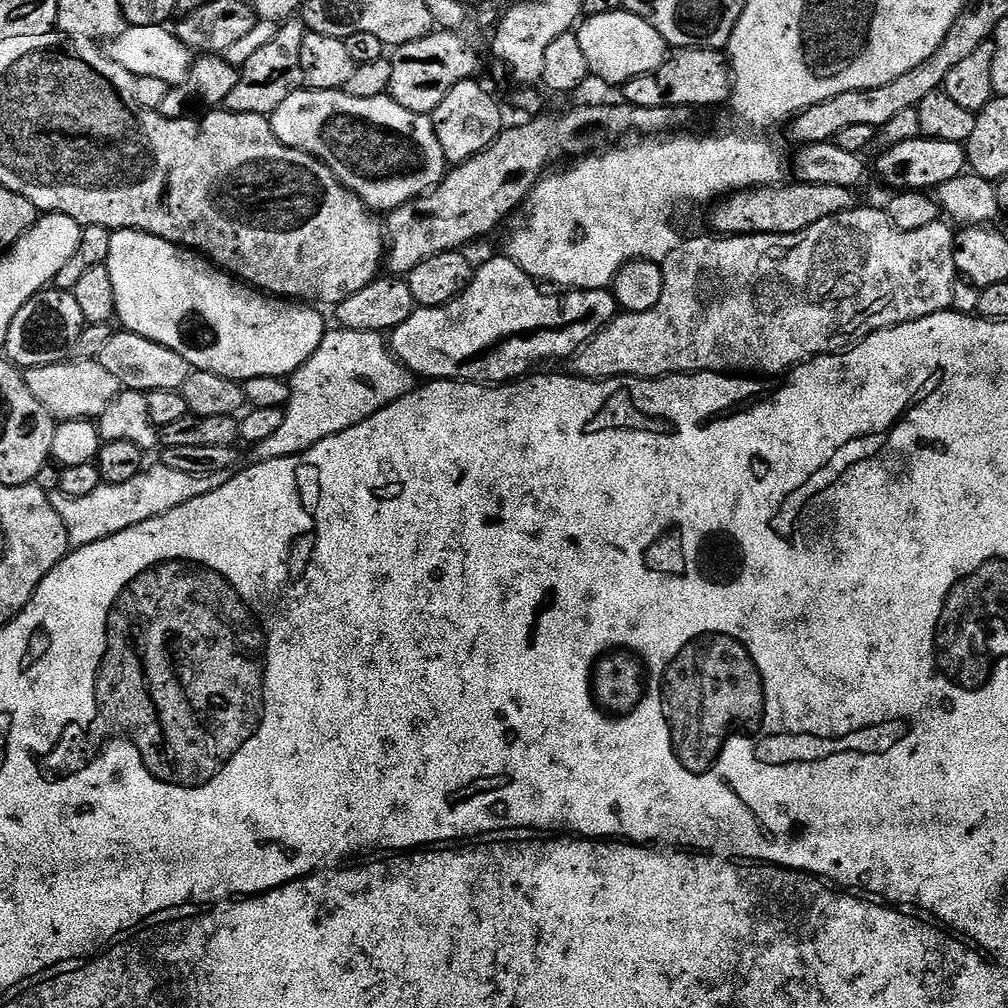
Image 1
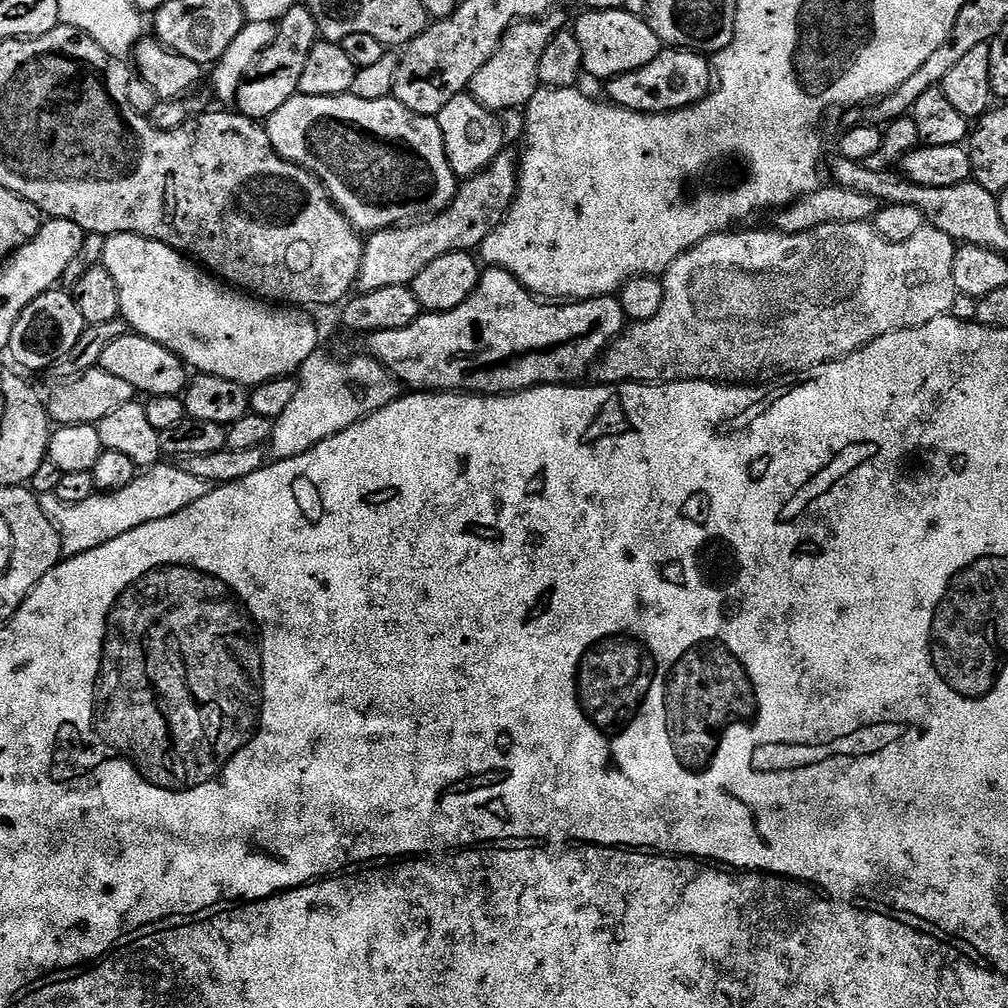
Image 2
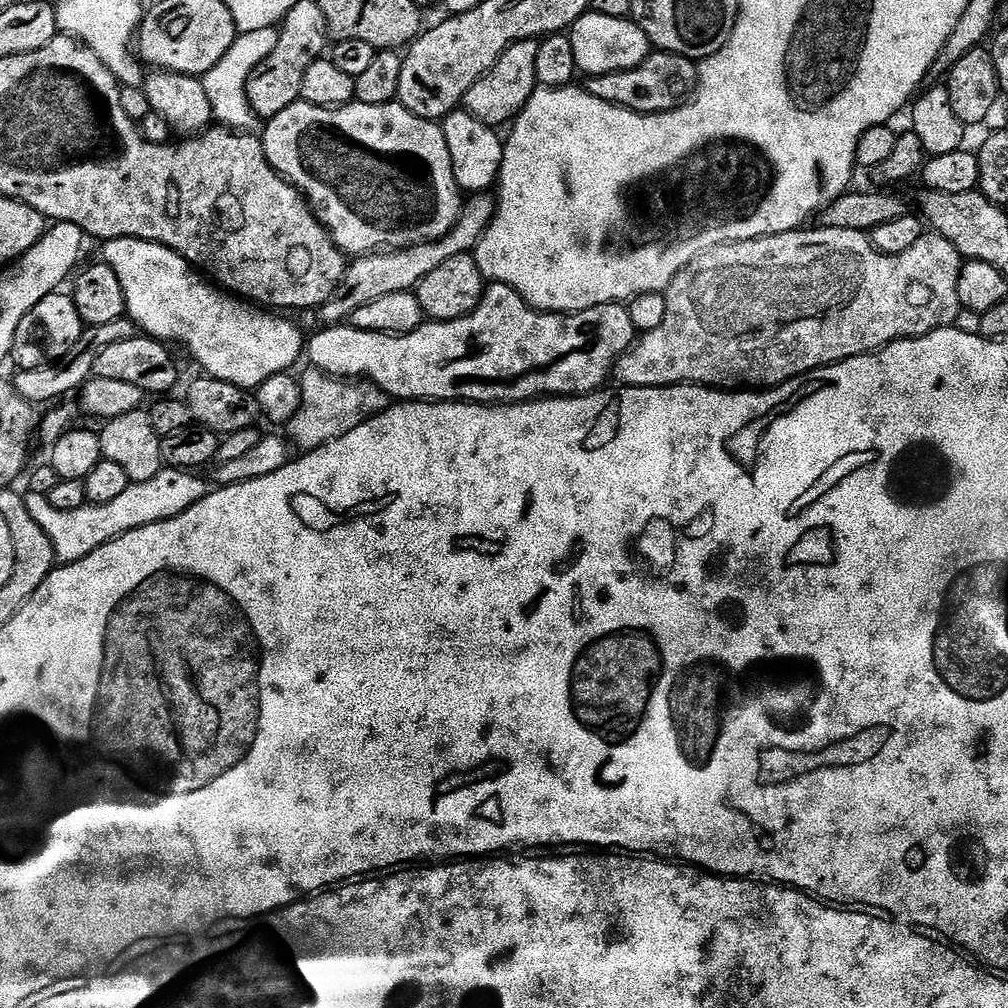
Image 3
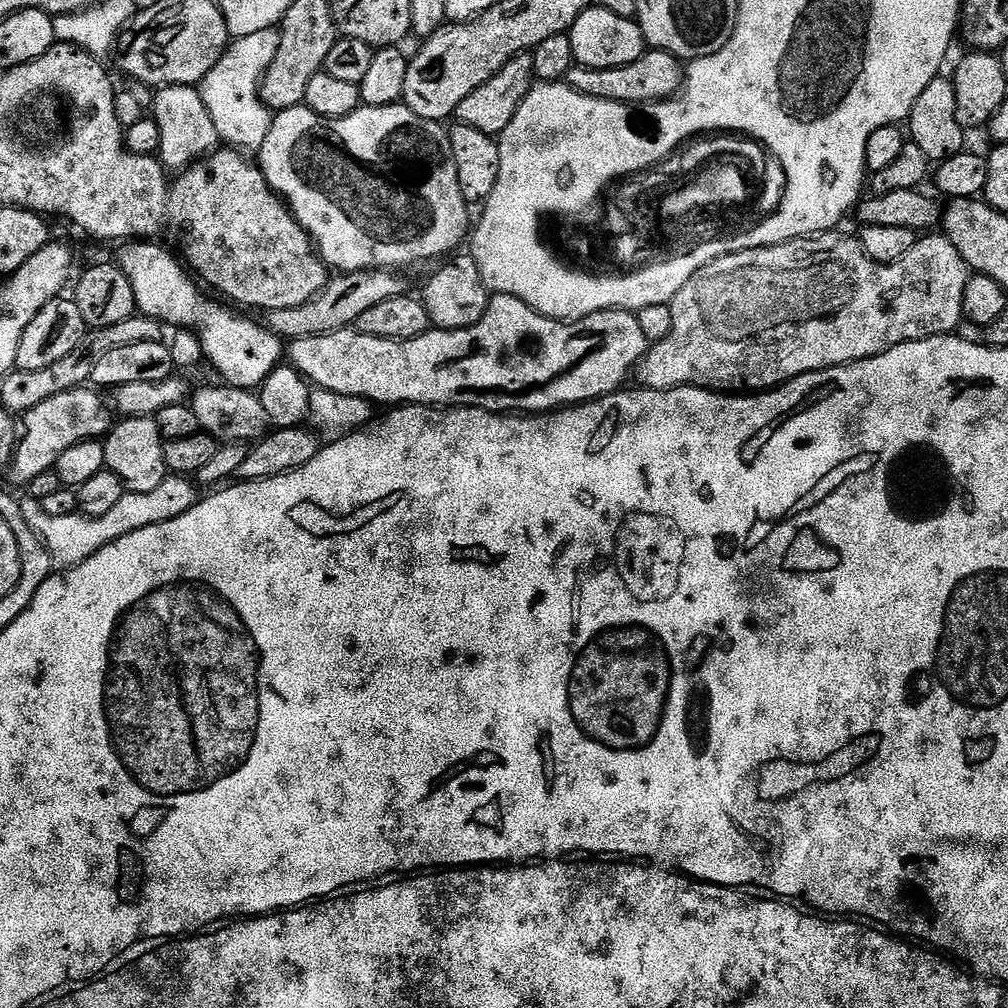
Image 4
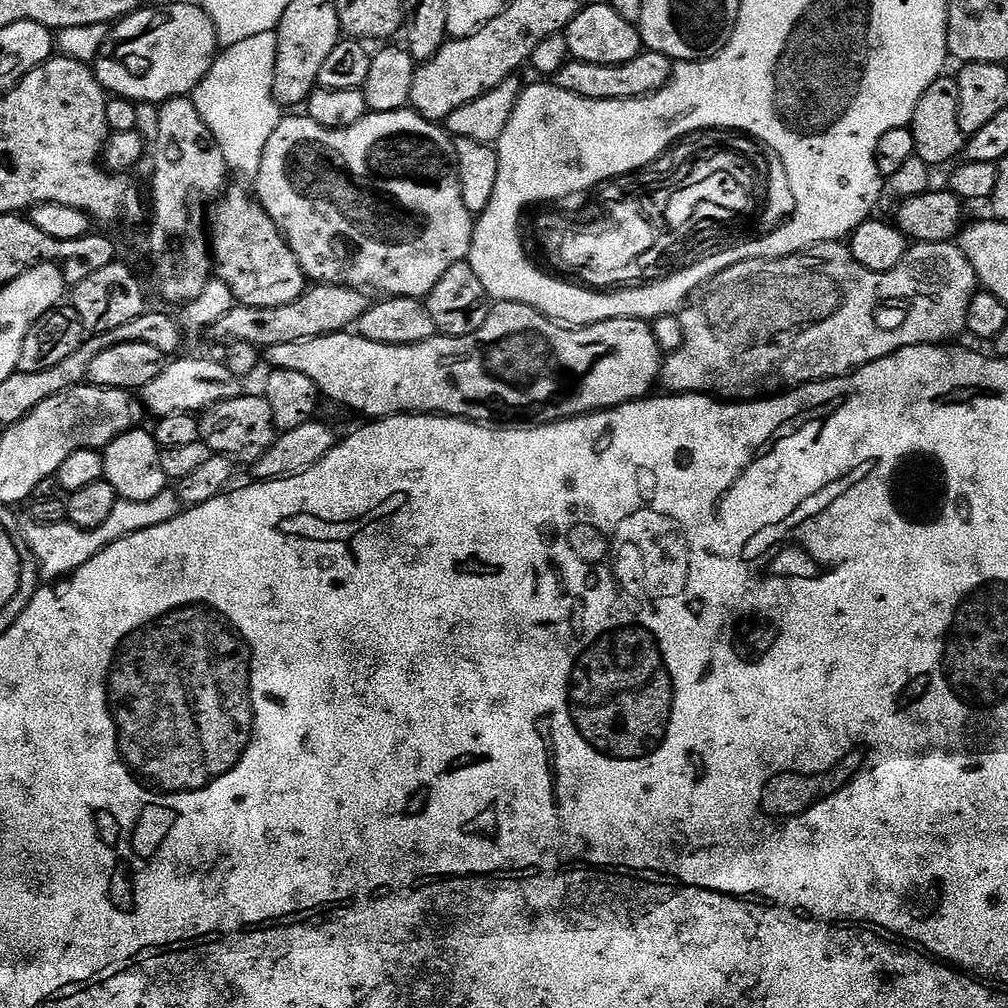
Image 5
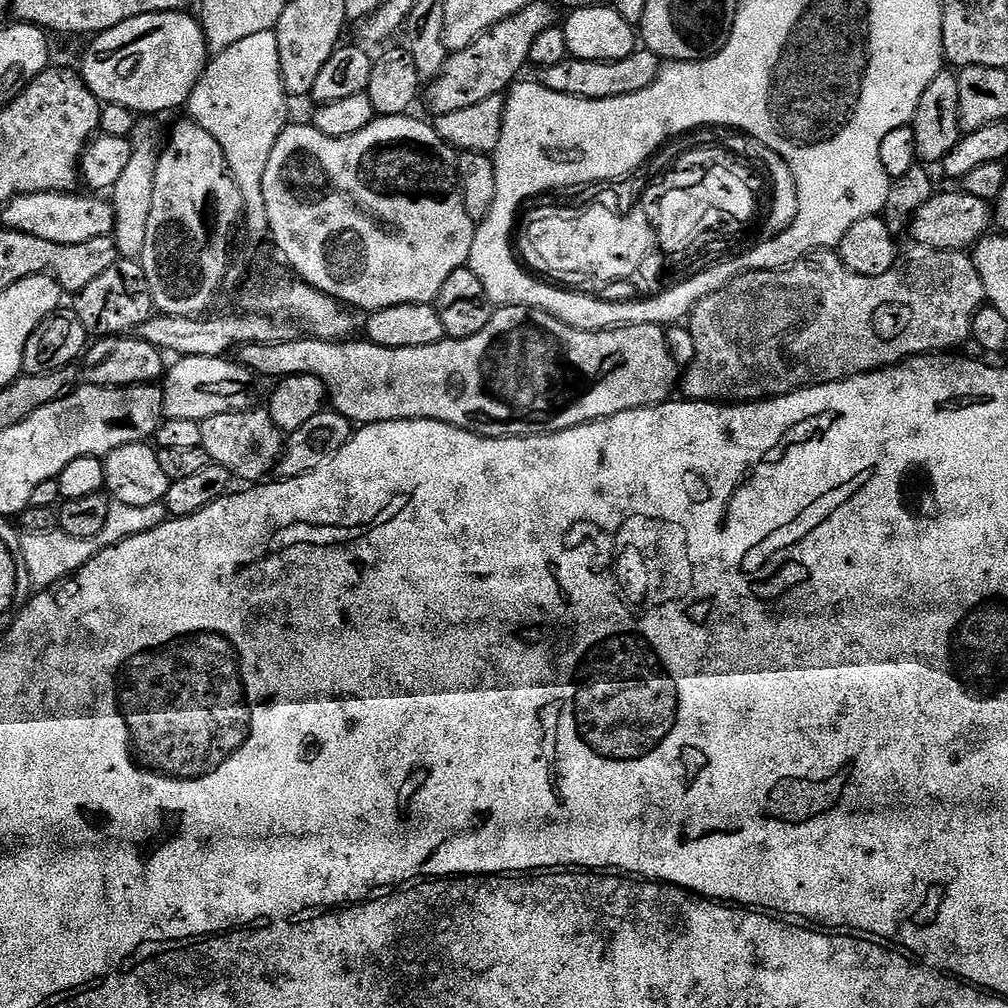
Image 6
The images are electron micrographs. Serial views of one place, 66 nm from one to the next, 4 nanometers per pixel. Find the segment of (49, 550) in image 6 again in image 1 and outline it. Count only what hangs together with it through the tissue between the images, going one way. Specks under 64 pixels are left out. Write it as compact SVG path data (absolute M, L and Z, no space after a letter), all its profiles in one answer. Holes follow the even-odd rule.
M159 462L153 464L153 468L152 465L145 467L143 472L130 478L130 482L102 482L94 494L85 494L83 498L63 496L60 491L51 493L52 505L58 514L62 514L62 522L66 522L68 543L73 549L90 546L122 530L130 530L150 518L158 518L194 498L202 498L202 494L210 494L222 483L219 476L191 476L170 470L170 466Z

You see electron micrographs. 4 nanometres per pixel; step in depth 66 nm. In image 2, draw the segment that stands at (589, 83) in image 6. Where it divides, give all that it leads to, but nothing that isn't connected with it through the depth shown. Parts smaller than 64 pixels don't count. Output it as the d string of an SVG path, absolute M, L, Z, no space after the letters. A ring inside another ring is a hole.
M665 47L653 60L646 62L646 66L642 66L638 70L630 70L626 74L618 74L607 81L606 84L607 99L615 107L625 108L631 112L647 112L649 114L663 114L665 112L676 112L679 108L691 108L693 104L697 104L699 100L703 100L709 91L709 57L699 52L689 52L687 48Z

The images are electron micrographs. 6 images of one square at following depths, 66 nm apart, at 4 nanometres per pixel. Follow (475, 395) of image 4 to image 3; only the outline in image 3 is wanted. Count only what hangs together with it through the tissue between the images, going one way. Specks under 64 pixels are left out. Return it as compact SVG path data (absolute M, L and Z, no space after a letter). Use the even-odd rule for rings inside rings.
M489 283L484 290L482 302L470 314L459 316L453 320L434 320L418 326L418 330L407 332L401 336L391 336L370 330L358 330L351 326L324 326L306 340L306 360L311 367L320 369L327 376L358 380L367 378L375 384L381 392L385 392L396 402L463 402L465 404L523 404L525 400L539 400L554 396L587 396L590 392L601 391L604 384L613 375L617 360L623 352L627 352L638 339L634 322L630 318L627 307L623 303L603 304L594 306L590 310L565 314L563 312L539 312L531 308L521 296L510 286Z

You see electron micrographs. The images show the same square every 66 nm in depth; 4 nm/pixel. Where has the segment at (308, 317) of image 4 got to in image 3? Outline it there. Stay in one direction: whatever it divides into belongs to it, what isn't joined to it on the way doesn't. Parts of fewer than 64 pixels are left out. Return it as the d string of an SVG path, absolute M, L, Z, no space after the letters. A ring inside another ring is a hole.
M472 194L463 201L463 208L457 218L456 225L444 236L425 244L416 244L408 248L370 252L368 255L357 255L345 267L344 277L338 282L334 294L320 305L318 315L320 324L324 326L340 326L358 310L358 306L366 306L366 302L374 302L374 298L382 298L385 294L410 292L415 289L426 274L430 274L442 262L454 258L463 252L471 253L484 231L492 224L498 207L498 200L492 194Z

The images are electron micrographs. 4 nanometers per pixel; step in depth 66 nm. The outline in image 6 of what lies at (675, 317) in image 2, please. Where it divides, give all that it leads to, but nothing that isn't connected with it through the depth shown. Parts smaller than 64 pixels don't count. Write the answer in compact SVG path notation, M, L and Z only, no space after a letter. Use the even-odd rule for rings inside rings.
M912 246L908 253L901 255L893 268L886 274L863 276L852 272L840 261L839 255L832 250L813 250L807 256L782 268L767 268L757 272L744 272L735 276L727 286L704 296L693 306L686 320L686 327L694 338L694 358L683 369L682 392L690 400L705 402L755 402L771 400L774 396L785 396L810 384L829 384L835 380L845 380L848 376L860 376L863 372L875 372L878 368L887 368L909 356L921 354L940 354L945 350L956 350L971 337L972 319L976 311L985 303L982 290L982 278L974 266L967 251L951 252Z

